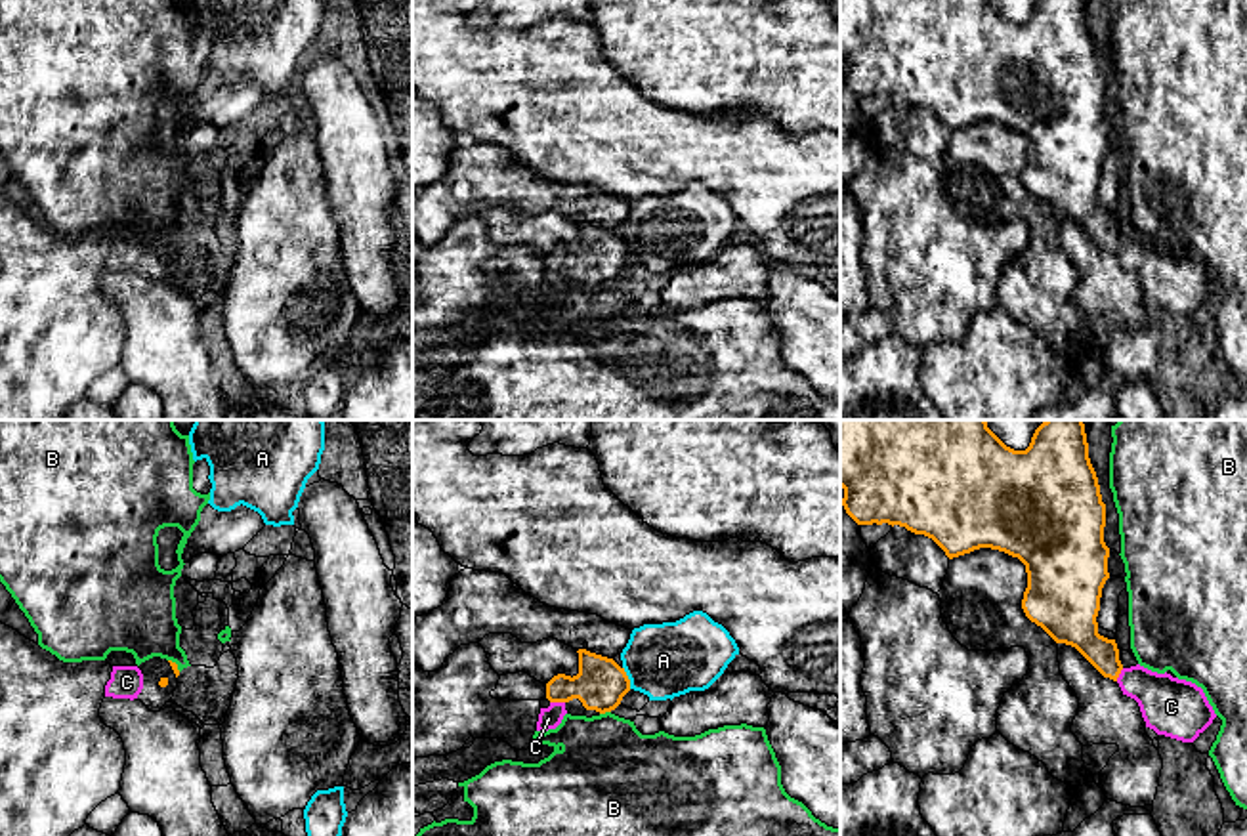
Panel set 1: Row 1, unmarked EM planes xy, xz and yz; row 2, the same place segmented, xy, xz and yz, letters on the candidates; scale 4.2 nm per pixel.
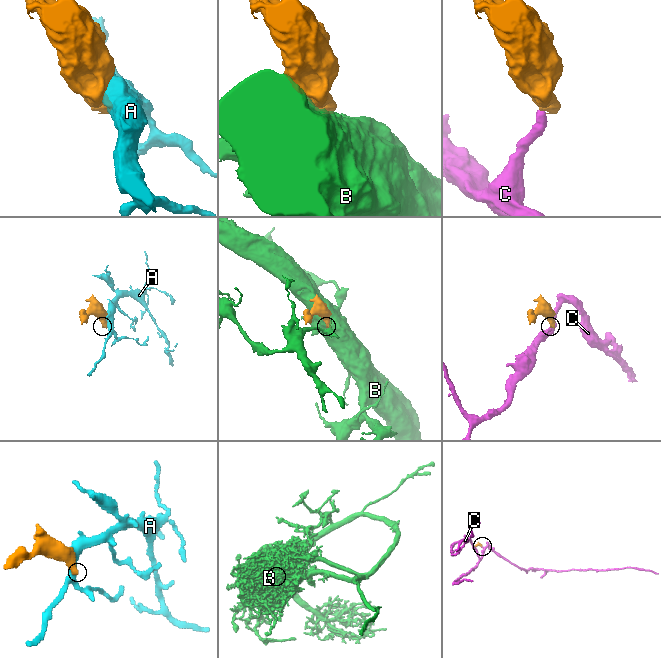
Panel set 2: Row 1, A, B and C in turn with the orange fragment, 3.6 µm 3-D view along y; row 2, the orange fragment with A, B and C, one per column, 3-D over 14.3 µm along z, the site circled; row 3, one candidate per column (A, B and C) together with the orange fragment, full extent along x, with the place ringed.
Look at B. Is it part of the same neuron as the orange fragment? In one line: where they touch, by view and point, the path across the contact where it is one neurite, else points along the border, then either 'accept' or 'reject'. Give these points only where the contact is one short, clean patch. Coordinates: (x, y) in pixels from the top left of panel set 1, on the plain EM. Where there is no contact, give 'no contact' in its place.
meets orange in xz at (604, 285); border along xz (610, 283), (600, 287); reject

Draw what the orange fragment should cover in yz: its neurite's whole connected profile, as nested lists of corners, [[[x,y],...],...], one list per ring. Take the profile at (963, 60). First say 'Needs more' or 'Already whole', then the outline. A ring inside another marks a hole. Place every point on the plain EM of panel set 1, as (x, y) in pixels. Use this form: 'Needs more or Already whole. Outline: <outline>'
Needs more. Outline: [[[840,0],[840,59],[857,97],[905,99],[932,111],[949,132],[980,120],[1018,130],[1027,145],[1025,189],[1117,254],[1157,307],[1194,315],[1216,290],[1201,260],[1140,237],[1125,240],[1115,212],[1098,206],[1110,120],[1085,0],[1037,0],[1025,23],[1006,19],[989,0]]]

